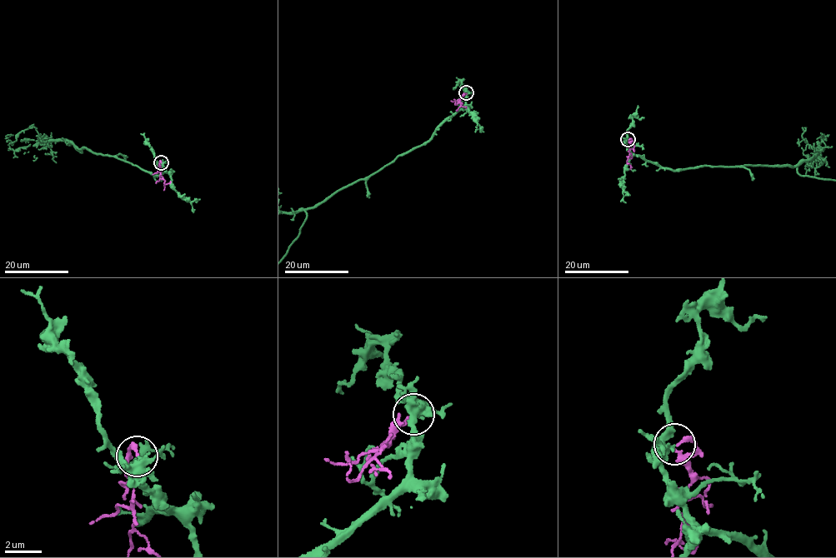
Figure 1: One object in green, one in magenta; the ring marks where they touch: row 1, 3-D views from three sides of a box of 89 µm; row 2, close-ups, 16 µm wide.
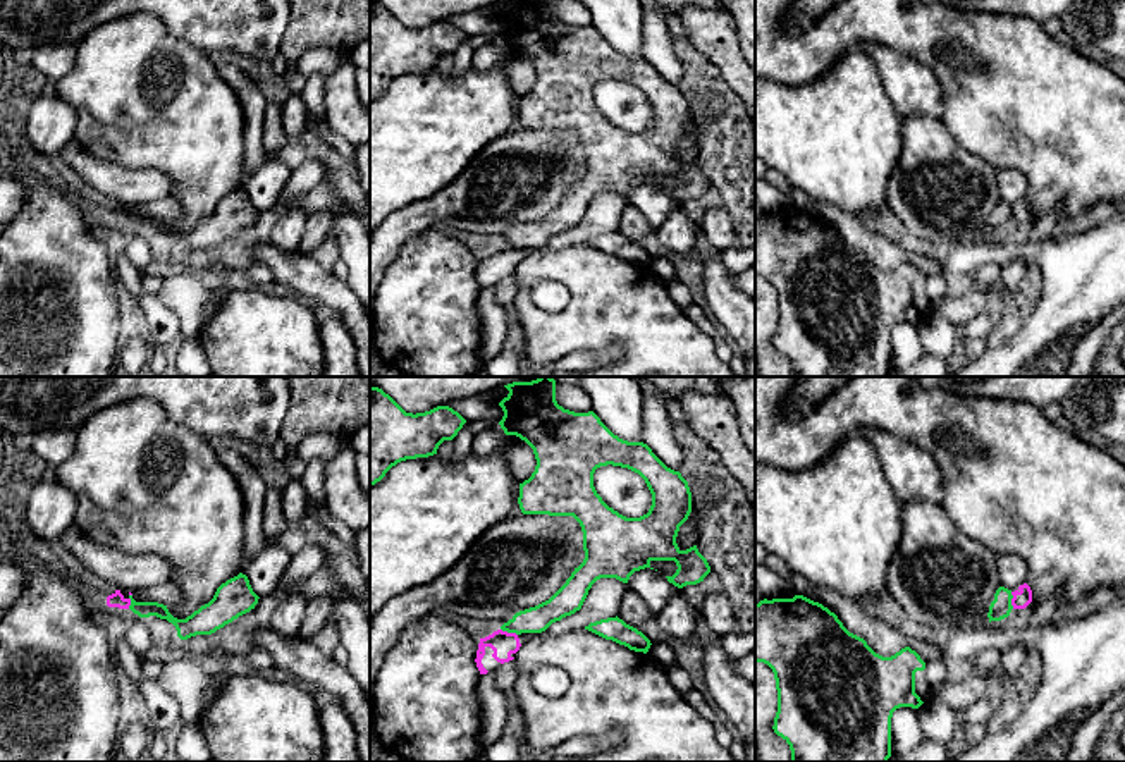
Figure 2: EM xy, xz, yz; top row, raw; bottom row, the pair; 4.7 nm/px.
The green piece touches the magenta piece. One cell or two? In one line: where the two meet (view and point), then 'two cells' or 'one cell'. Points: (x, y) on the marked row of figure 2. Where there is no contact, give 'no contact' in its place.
contact xz (510, 632); two cells

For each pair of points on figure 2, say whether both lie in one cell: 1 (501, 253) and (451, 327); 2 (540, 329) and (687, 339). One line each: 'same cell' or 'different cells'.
1: different cells
2: same cell

